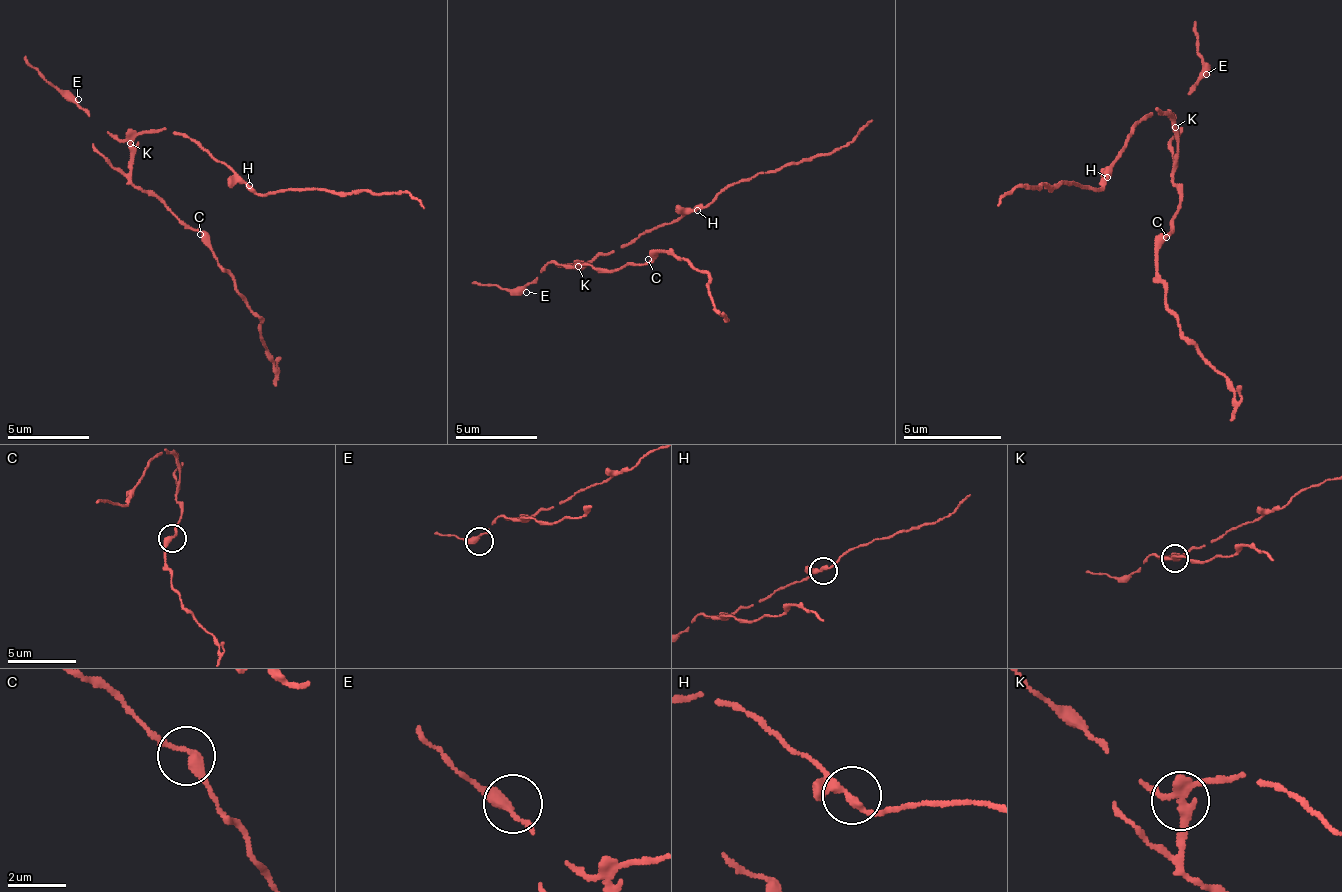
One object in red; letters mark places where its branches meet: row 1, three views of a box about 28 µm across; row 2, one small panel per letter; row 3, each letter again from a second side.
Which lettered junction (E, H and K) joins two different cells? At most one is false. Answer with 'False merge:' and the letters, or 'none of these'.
False merge: K

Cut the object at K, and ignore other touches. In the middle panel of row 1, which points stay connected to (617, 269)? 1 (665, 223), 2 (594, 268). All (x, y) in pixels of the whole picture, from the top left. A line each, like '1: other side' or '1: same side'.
1: other side
2: same side

